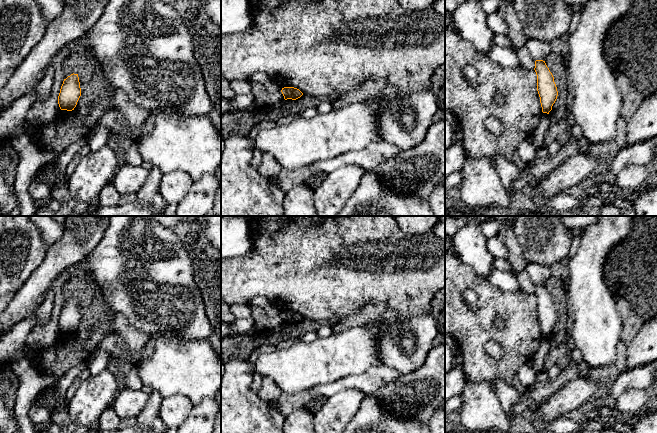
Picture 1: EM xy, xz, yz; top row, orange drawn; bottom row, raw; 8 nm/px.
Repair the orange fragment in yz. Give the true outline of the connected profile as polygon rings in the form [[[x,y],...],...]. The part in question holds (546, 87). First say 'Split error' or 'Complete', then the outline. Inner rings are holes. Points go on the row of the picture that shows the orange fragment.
Complete. [[[543,60],[535,61],[534,70],[537,75],[537,91],[540,97],[542,112],[549,114],[558,96],[554,77]]]

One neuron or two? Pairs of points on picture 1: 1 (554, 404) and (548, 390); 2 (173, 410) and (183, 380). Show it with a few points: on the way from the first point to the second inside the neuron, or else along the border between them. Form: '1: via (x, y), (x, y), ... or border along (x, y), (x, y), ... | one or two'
1: border along (569, 381), (536, 406) | two
2: border along (163, 397), (182, 394), (193, 404) | two

